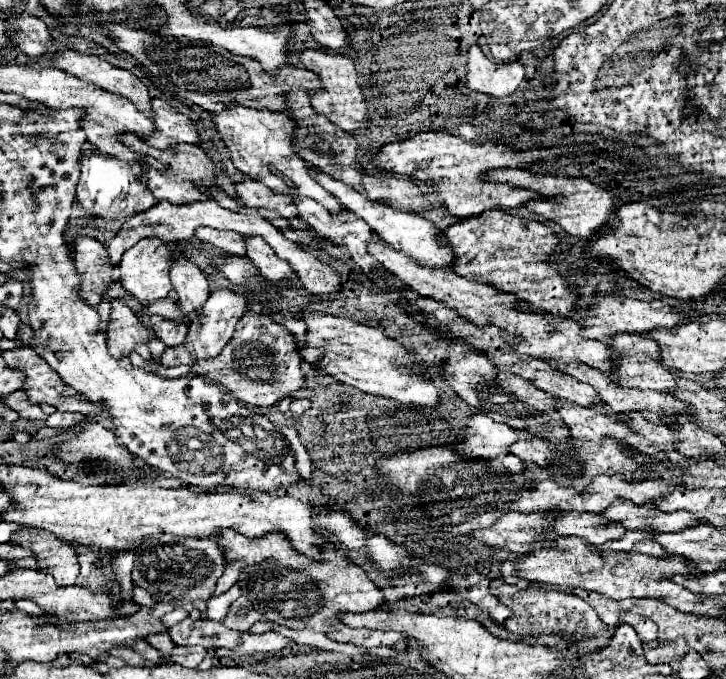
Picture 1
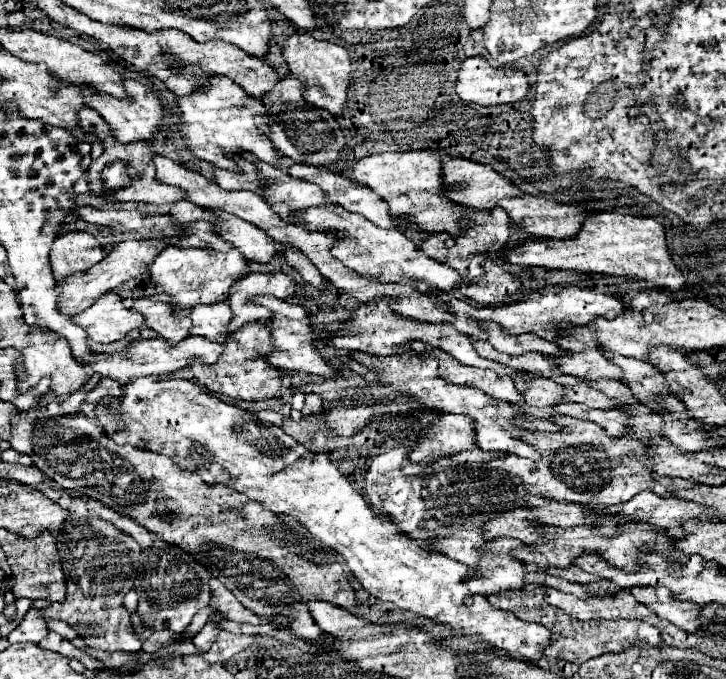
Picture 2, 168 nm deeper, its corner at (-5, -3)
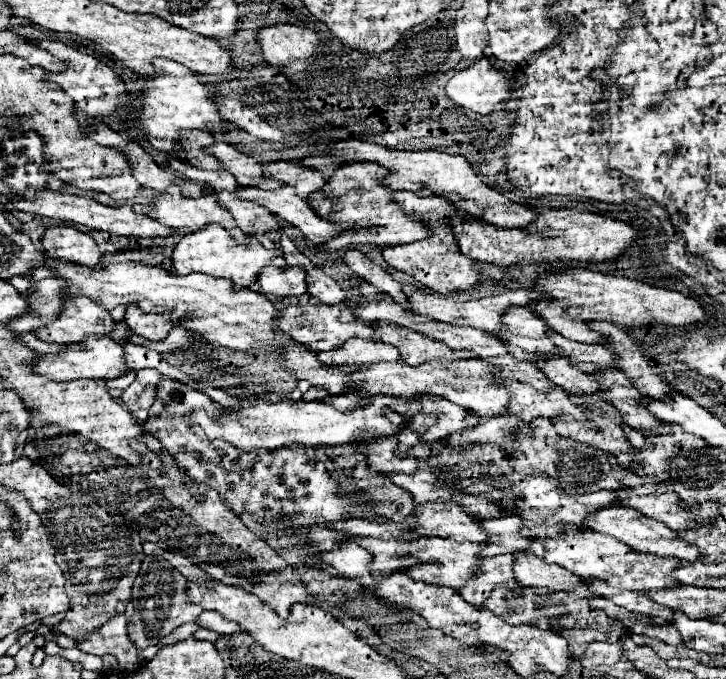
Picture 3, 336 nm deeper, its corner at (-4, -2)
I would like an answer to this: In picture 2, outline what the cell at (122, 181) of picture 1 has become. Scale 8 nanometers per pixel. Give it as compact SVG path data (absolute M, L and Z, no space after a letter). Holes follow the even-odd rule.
M116 162L104 168L104 184L108 186L108 190L116 190L122 188L130 182L130 176L126 174L126 164L124 162Z

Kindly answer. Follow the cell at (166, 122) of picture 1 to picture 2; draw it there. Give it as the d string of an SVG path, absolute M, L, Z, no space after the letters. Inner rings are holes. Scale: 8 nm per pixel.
M124 78L124 90L126 90L128 100L120 100L120 98L114 98L110 94L102 94L102 92L96 92L96 90L88 88L88 92L84 92L86 106L96 110L110 124L110 130L112 130L112 134L118 142L150 140L154 136L158 124L162 122L162 116L164 116L160 100L144 84L140 84L138 80Z

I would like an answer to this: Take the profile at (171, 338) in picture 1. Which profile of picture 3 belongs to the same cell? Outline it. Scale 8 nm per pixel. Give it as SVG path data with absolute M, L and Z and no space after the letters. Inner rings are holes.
M137 305L125 309L125 321L133 333L151 341L163 341L175 325L167 313L145 313Z

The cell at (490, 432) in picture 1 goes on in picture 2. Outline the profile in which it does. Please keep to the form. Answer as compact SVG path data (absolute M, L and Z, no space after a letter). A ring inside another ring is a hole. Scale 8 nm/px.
M442 414L420 437L419 443L410 448L408 458L411 462L420 462L430 454L440 456L474 448L474 422L462 414Z

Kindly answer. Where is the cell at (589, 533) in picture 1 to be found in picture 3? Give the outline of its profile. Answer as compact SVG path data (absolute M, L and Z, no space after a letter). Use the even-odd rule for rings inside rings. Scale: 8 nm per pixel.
M423 503L415 509L415 521L417 521L417 533L425 535L425 537L449 537L455 541L487 541L489 533L483 529L481 521L465 511L461 511L463 507L457 503Z

